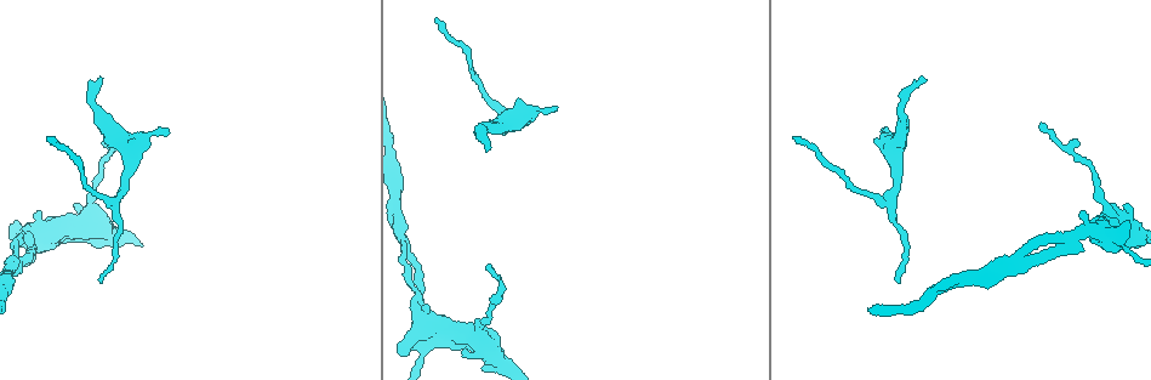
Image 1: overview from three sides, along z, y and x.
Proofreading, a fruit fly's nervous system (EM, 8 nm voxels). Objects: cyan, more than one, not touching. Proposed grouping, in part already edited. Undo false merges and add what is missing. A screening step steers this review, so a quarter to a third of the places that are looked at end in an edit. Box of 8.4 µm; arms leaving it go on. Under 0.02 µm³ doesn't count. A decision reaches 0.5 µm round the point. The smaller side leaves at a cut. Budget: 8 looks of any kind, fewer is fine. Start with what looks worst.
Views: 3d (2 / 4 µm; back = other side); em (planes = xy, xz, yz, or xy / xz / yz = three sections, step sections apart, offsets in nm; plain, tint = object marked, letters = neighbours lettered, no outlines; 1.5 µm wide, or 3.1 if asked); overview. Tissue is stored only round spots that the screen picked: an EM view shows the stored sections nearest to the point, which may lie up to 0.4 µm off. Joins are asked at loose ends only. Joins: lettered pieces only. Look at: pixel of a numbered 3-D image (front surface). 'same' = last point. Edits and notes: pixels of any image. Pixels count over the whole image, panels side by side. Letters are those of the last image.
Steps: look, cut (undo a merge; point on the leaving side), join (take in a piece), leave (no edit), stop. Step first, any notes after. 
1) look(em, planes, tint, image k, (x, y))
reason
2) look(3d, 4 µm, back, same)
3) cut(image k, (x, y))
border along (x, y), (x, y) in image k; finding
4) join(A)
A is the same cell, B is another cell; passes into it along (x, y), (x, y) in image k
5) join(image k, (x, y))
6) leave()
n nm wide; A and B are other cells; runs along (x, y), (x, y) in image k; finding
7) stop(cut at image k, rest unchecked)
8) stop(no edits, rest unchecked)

look(3d, 4 µm, image 1, (99, 79))
free end

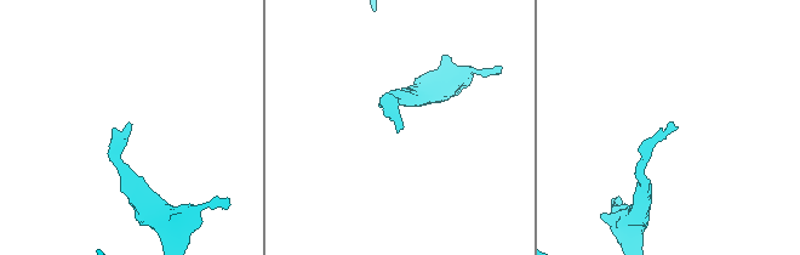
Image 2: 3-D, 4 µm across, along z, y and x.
look(em, planes, letters, image 2, (397, 131))

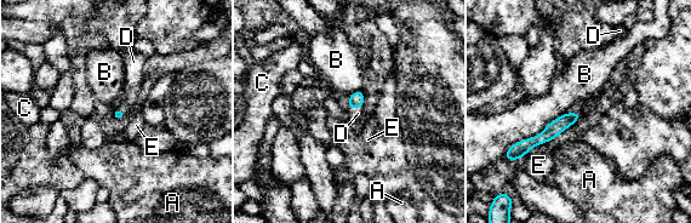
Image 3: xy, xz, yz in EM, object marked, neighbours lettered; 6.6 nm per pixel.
join(D)
D is the same cell, A, B, C and E are other cells; passes into it along (355, 99), (355, 107), (358, 113) in image 3; it goes on there

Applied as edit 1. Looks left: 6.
look(em, planes, letters, image 1, (488, 264))
long arm stops here

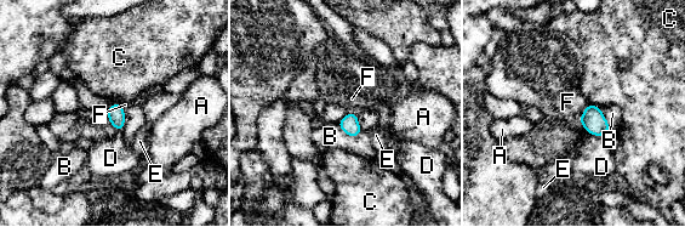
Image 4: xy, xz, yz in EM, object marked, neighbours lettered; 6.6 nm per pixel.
leave()
A, B, C, D, E and F are other cells; border along (588, 103), (577, 120) in image 4; no lettered piece goes on from it

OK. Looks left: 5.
look(em, planes, tint, image 1, (404, 248))
touches itself

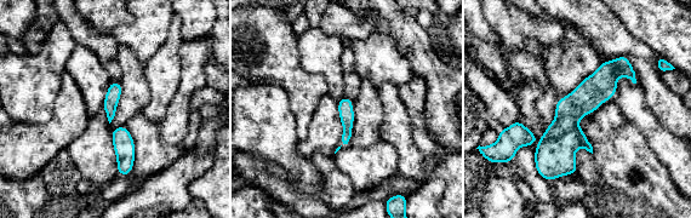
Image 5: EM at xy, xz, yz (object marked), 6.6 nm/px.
look(em, planes, letters, same)

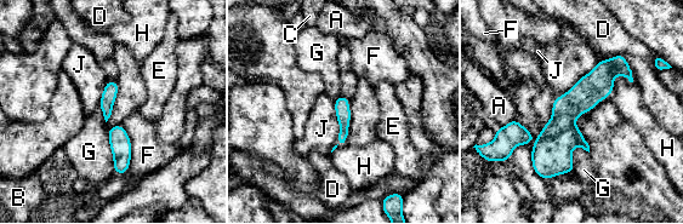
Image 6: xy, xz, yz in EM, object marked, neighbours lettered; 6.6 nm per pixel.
cut(image 6, (550, 158))
100 nm wide; A, B, C, D, E, F, G, H and J are other cells; border along (574, 124), (540, 141) in image 6; a second neuron is stuck on

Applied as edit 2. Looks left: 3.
stop(join at image 3, cut at image 6, rest unchecked)

